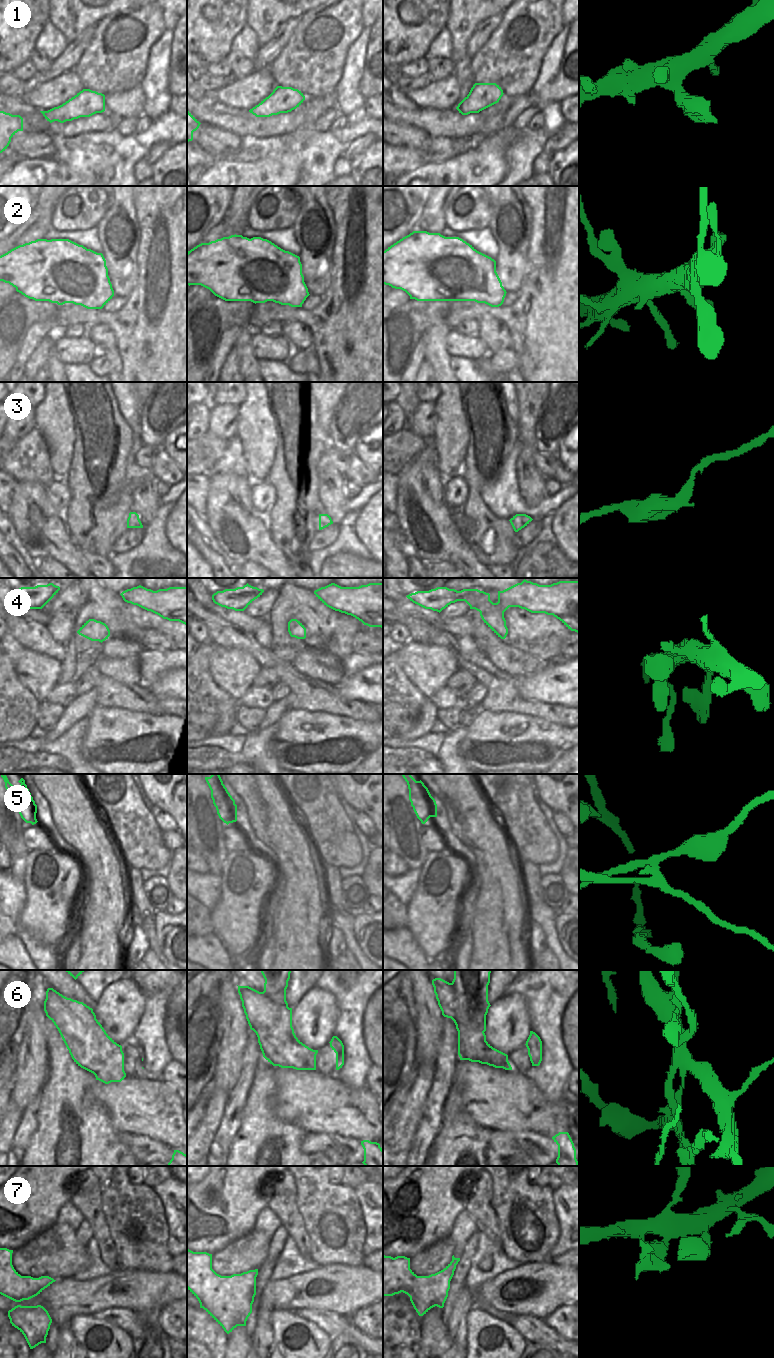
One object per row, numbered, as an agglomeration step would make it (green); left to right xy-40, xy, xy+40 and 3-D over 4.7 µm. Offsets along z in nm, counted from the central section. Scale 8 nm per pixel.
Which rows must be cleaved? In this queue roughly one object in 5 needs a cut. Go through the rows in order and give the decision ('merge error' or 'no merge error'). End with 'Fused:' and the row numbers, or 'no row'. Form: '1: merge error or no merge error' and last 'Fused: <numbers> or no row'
1: no merge error
2: no merge error
3: no merge error
4: no merge error
5: merge error
6: merge error
7: no merge error
Fused: 5, 6

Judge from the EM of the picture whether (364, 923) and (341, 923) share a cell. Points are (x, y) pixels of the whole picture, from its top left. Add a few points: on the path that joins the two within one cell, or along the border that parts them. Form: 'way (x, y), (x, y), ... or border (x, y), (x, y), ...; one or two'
border (354, 913), (354, 937), (360, 946); two

